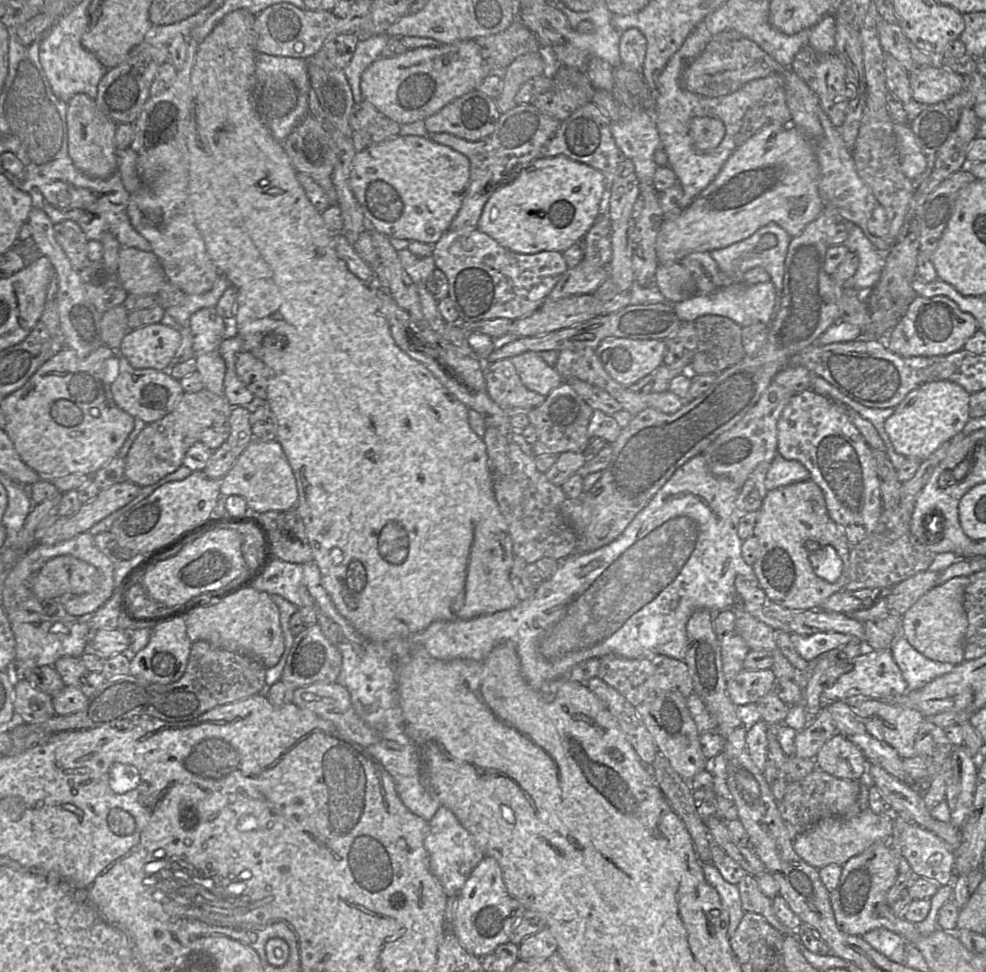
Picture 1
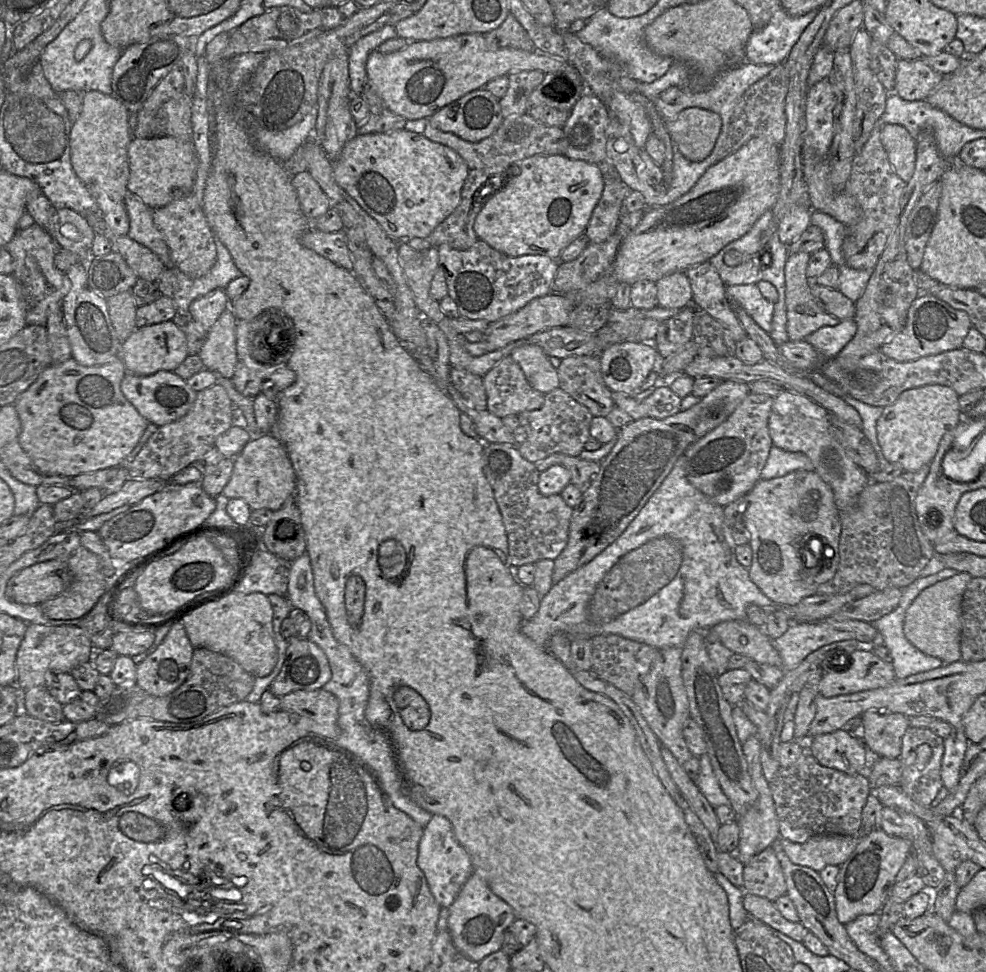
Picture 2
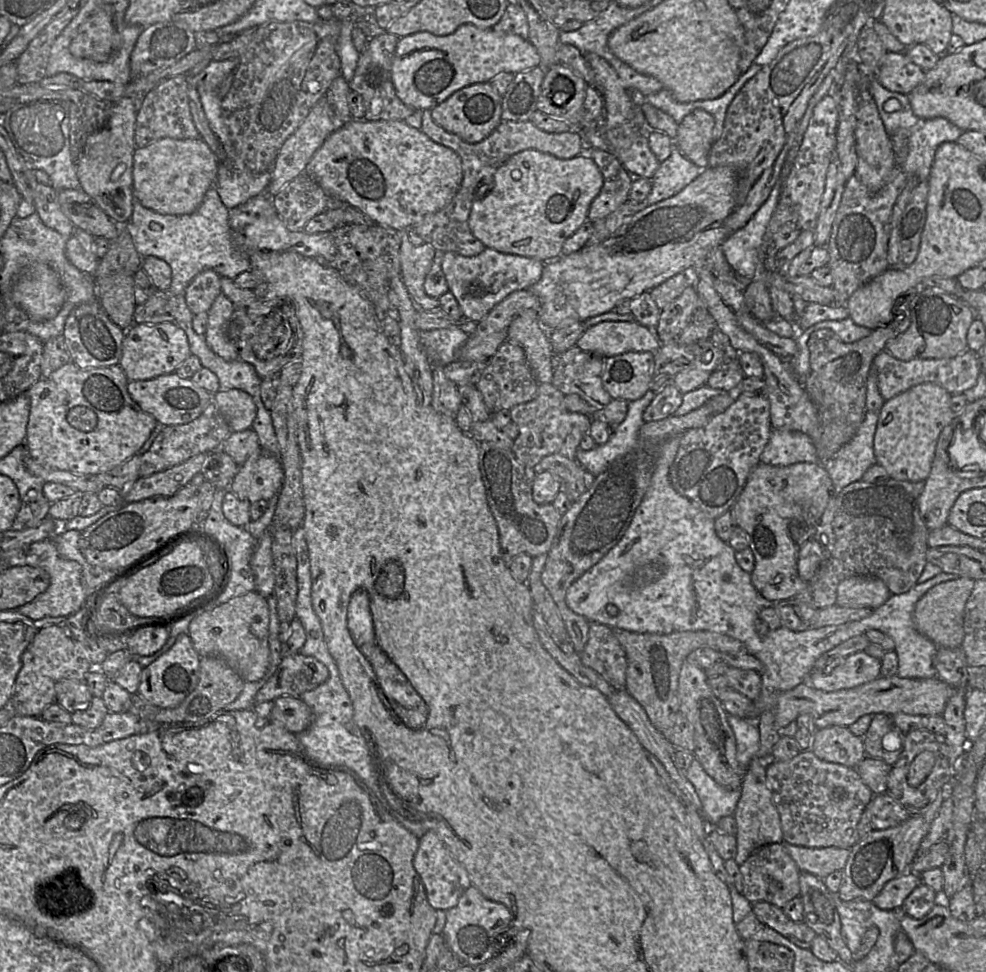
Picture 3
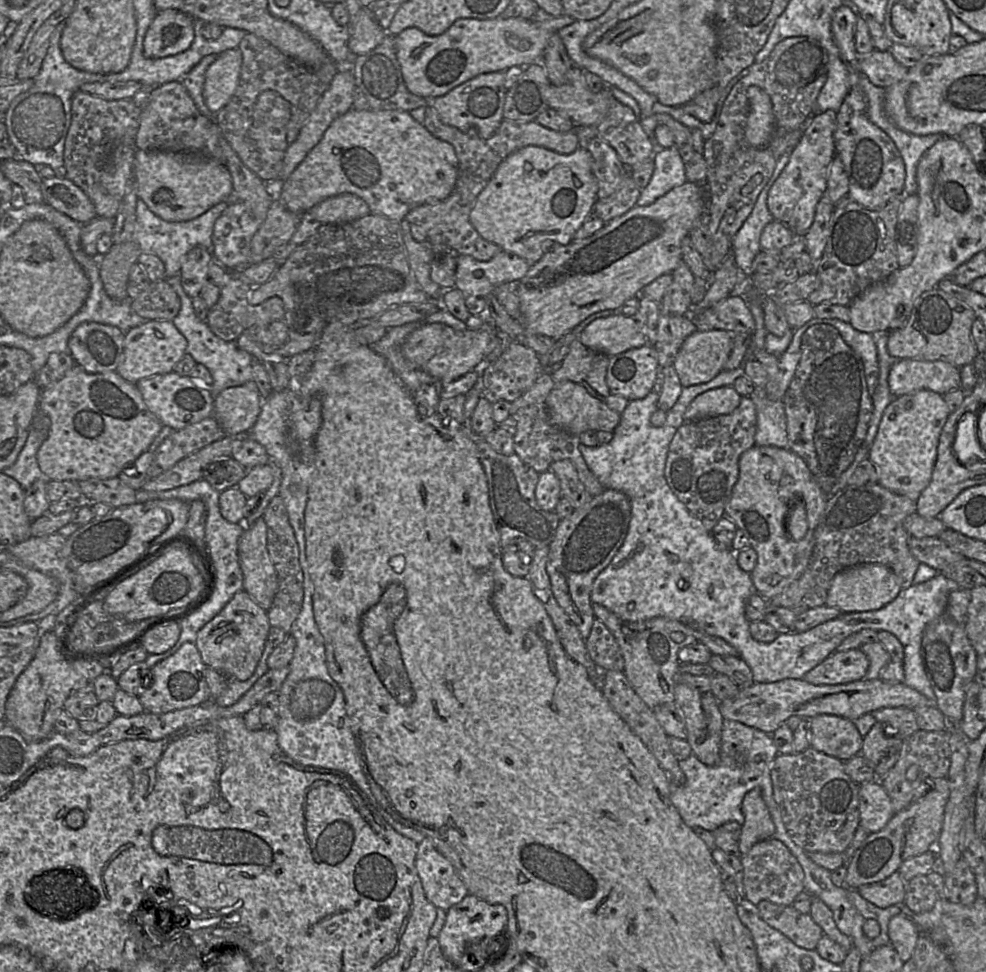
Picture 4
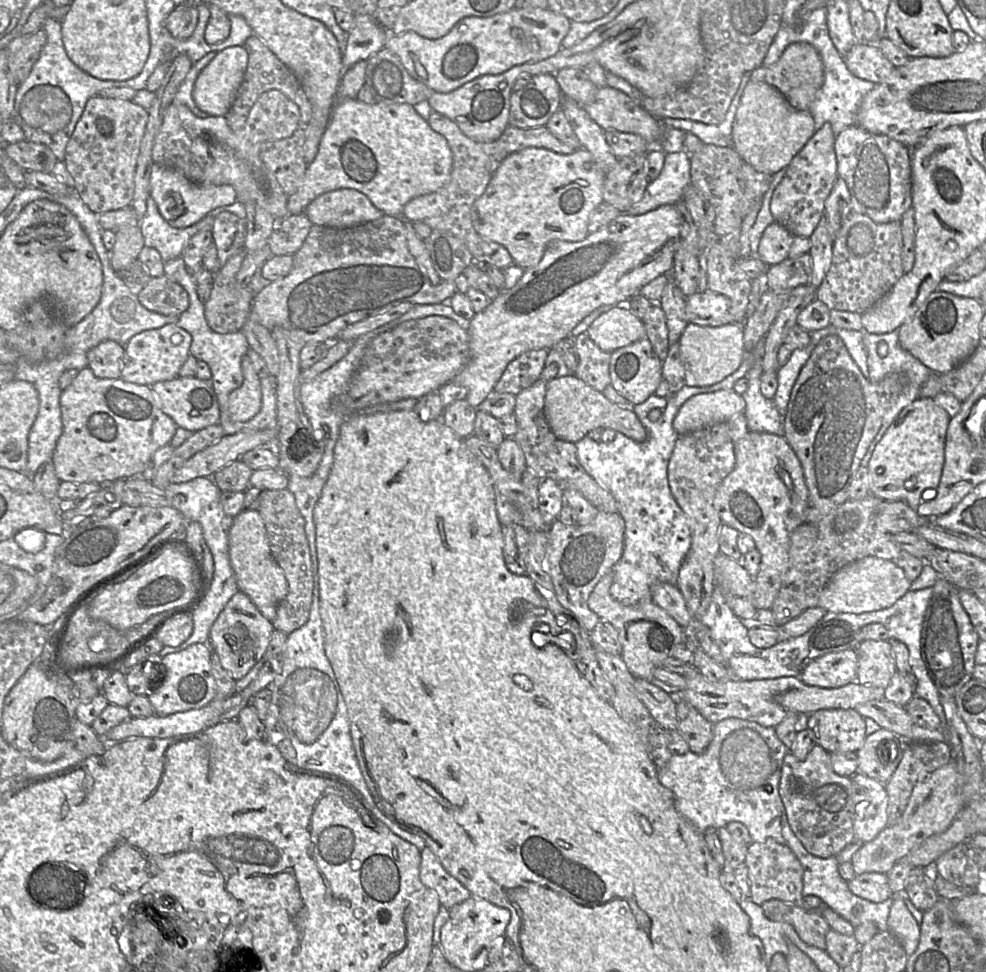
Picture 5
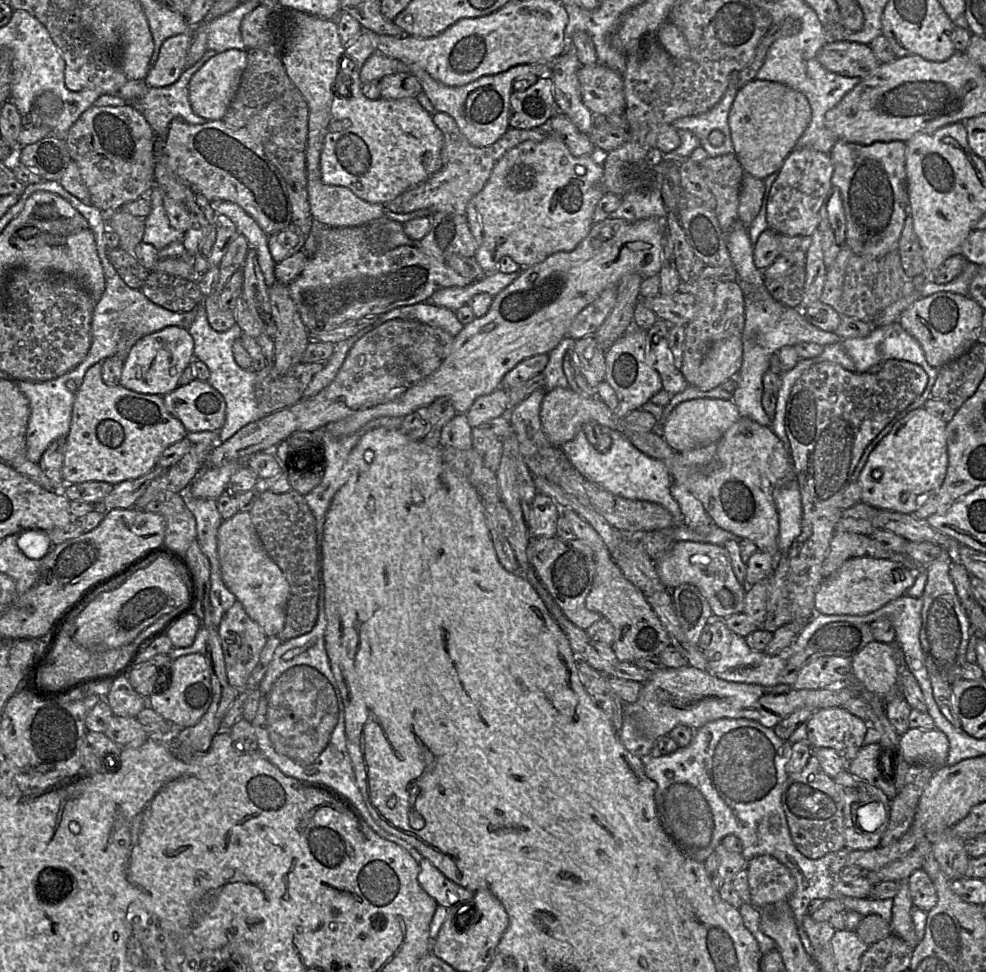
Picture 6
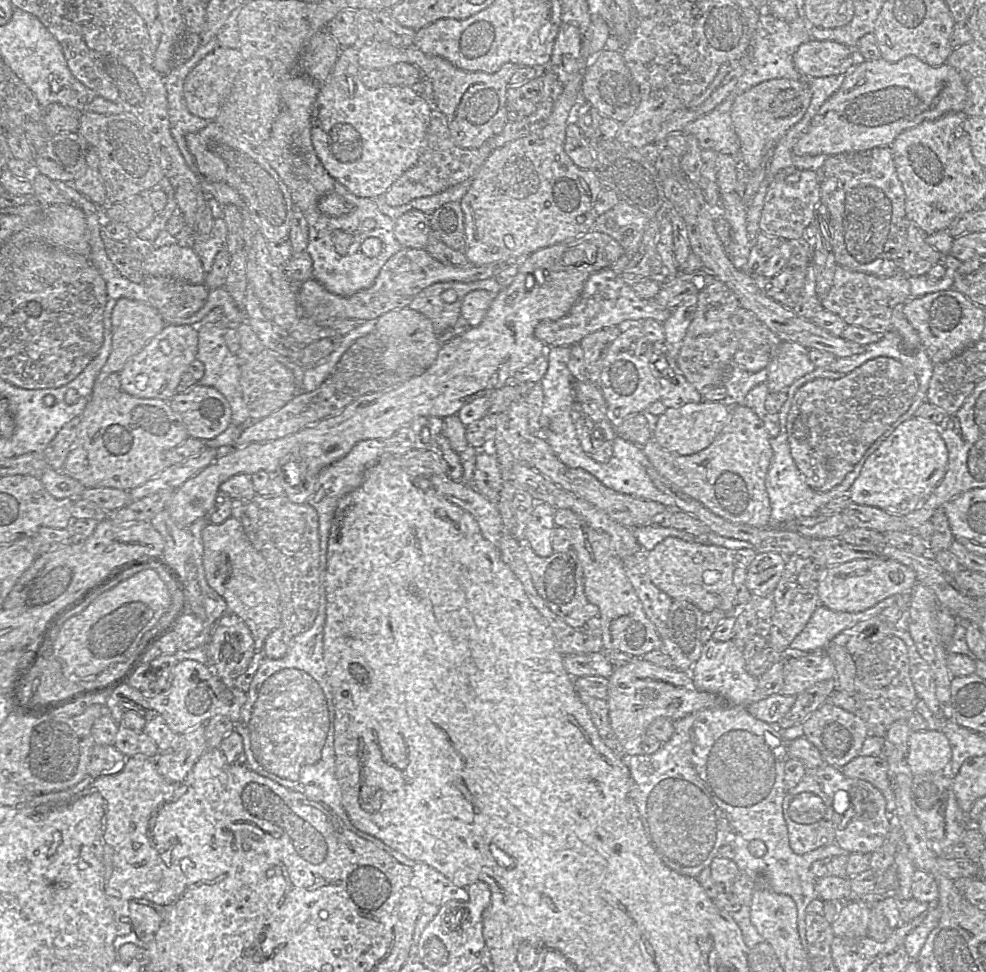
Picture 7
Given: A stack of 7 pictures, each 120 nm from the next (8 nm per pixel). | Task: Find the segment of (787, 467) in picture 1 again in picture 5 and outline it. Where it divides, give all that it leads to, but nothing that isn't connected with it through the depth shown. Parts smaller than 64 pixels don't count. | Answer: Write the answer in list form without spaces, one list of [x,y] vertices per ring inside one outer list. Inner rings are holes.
[[[764,339],[759,341],[751,355],[753,365],[745,378],[748,388],[742,394],[746,406],[744,415],[749,431],[766,432],[777,436],[784,436],[784,417],[780,415],[772,399],[765,398],[760,391],[760,376],[762,369]]]

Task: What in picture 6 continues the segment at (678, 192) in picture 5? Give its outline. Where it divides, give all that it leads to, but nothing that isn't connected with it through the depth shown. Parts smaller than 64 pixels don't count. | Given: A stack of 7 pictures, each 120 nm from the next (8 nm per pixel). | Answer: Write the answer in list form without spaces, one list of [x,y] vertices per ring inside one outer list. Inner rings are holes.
[[[655,189],[651,193],[638,193],[638,192],[627,192],[627,193],[625,193],[621,197],[620,206],[615,211],[610,213],[608,218],[611,218],[611,219],[612,218],[620,218],[620,219],[624,219],[624,220],[629,221],[629,222],[635,222],[638,220],[655,217],[658,219],[663,219],[664,225],[665,225],[666,214],[667,214],[667,209],[666,209],[666,206],[663,202],[663,199],[662,199],[662,191],[661,191],[661,189]]]

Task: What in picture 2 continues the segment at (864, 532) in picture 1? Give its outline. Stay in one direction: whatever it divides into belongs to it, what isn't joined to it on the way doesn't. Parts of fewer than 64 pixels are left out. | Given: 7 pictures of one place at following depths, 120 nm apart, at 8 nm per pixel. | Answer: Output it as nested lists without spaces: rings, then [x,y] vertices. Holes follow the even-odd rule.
[[[781,390],[774,397],[768,430],[774,446],[788,452],[801,452],[809,457],[815,471],[831,487],[839,512],[851,508],[864,487],[870,483],[870,475],[850,459],[832,435],[830,413],[812,399]]]

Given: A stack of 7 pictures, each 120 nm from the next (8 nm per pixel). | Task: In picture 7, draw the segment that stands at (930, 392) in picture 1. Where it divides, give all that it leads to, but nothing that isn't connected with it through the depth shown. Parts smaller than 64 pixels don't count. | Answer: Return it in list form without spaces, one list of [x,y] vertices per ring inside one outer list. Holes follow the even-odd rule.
[[[912,417],[900,424],[865,461],[849,490],[851,501],[905,516],[916,510],[944,477],[948,450],[939,425]]]

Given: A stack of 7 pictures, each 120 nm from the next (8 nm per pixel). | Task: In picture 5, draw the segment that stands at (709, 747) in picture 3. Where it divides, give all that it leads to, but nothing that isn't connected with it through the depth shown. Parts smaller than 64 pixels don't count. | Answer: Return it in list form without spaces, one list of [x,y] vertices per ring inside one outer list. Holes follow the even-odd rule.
[[[677,693],[670,695],[676,703],[677,731],[687,742],[691,752],[702,754],[712,740],[713,724],[689,703],[678,699]]]

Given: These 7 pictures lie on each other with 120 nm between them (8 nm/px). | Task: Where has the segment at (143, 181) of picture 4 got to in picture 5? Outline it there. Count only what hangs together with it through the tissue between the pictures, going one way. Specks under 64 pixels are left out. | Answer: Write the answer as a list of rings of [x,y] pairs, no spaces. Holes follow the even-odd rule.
[[[154,163],[152,166],[150,196],[155,200],[161,215],[175,228],[192,226],[212,210],[237,201],[236,191],[231,185],[197,184],[178,170],[158,163]]]

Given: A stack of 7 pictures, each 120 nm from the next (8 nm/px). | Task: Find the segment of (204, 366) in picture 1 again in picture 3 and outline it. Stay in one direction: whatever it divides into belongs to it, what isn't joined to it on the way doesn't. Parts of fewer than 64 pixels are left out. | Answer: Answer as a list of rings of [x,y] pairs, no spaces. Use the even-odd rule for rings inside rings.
[[[221,292],[207,312],[206,342],[217,355],[226,361],[233,361],[239,357],[237,345],[228,335],[234,309],[234,304]]]

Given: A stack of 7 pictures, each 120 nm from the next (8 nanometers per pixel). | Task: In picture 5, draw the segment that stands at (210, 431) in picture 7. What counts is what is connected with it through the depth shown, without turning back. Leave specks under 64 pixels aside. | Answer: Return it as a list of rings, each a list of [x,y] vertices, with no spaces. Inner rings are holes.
[[[178,376],[172,380],[157,382],[151,386],[160,409],[167,414],[178,427],[196,432],[208,426],[220,423],[221,410],[217,395],[210,381],[193,377]]]

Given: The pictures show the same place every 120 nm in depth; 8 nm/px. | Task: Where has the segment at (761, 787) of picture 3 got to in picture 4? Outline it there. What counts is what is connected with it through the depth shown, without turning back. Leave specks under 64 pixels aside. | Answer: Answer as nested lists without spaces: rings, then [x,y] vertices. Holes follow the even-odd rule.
[[[759,788],[746,793],[741,811],[745,820],[739,838],[739,851],[743,856],[757,842],[773,837],[775,825]]]

